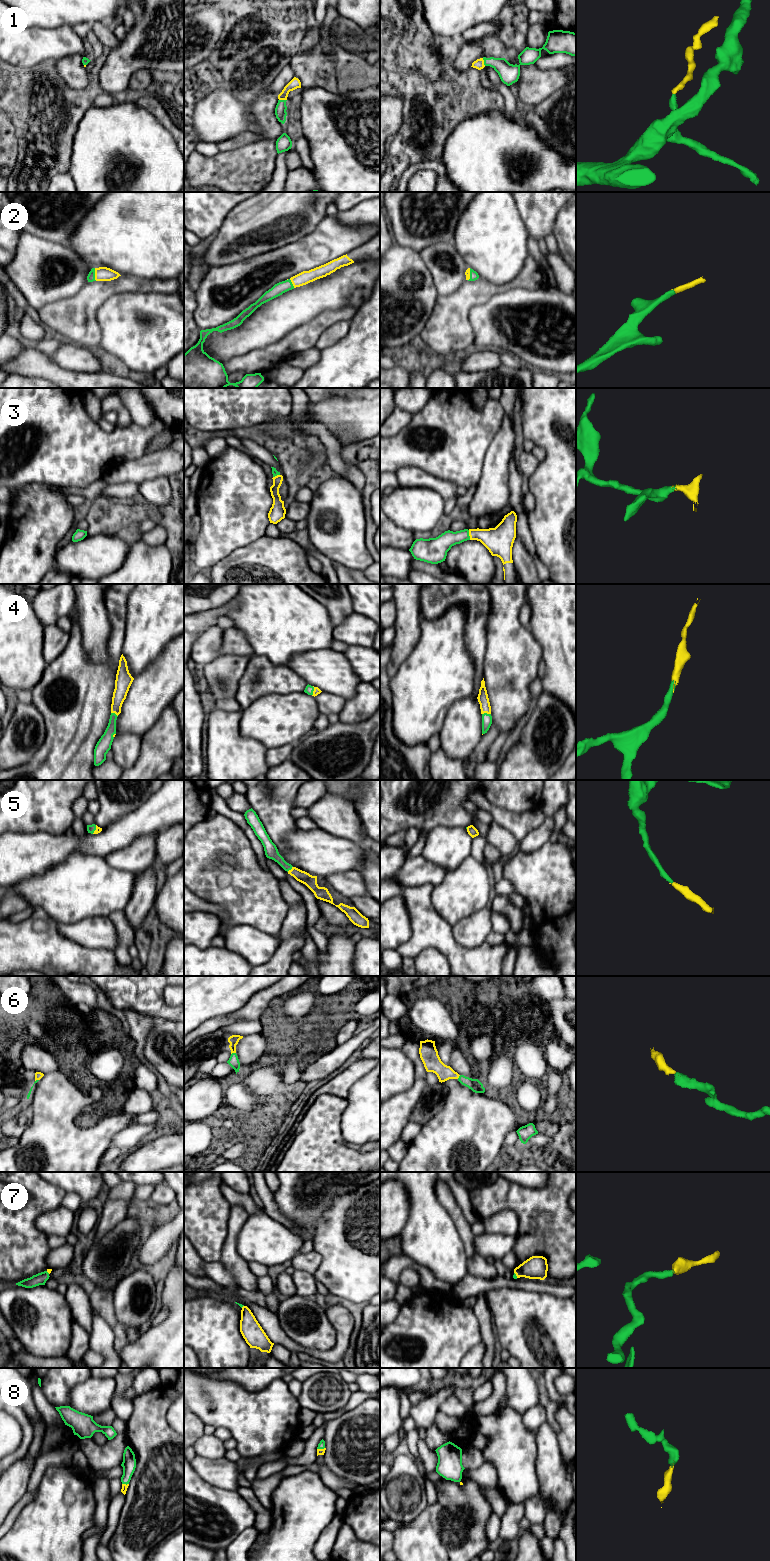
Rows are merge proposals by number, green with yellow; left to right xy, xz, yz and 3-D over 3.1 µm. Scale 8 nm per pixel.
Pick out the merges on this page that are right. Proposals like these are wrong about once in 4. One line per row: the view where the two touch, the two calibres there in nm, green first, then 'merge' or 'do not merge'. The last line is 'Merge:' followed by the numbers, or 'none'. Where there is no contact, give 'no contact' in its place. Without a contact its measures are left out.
1: contact in xz; calibres 100 and 90 nm; merge
2: contact in xy; calibres 60 and 110 nm; merge
3: contact in yz; calibres 160 and 220 nm; merge
4: contact in yz; calibres 80 and 90 nm; merge
5: contact in xz; calibres 110 and 100 nm; merge
6: contact in xz; calibres 90 and 80 nm; merge
7: contact in yz; calibres 30 and 190 nm; merge
8: contact in xz; calibres 60 and 50 nm; merge
Merge: 1, 2, 3, 4, 5, 6, 7, 8

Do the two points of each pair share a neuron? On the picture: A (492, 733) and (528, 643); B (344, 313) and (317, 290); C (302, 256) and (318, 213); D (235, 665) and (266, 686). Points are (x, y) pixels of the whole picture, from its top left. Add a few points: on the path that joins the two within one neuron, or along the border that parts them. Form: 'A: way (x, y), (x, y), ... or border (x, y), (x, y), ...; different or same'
A: border (492, 722), (499, 733); different
B: border (356, 309), (350, 306), (327, 309), (316, 317); different
C: border (326, 214), (312, 231), (290, 242); different
D: border (250, 657), (239, 680), (236, 692); different

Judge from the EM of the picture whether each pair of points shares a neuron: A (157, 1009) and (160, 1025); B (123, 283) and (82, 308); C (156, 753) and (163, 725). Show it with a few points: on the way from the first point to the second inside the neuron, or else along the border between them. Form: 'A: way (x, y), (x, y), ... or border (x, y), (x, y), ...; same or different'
A: border (154, 1018), (164, 1018), (173, 1021); different
B: way (113, 286), (99, 291), (92, 298); same
C: way (150, 746), (150, 738), (156, 732); same

